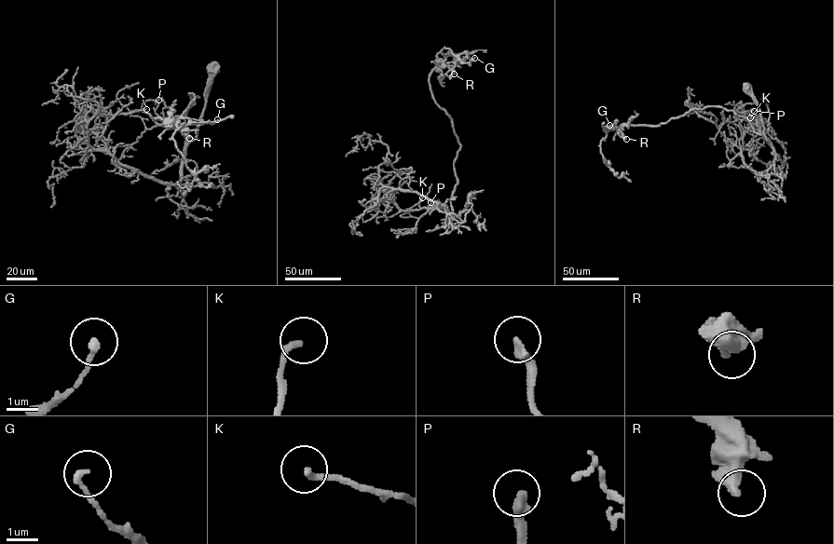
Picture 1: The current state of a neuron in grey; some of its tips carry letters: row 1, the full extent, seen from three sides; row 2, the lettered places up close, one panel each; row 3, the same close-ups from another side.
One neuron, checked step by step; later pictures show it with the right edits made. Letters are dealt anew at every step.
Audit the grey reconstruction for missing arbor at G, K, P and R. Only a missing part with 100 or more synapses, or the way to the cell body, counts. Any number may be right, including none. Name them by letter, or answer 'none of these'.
none of these

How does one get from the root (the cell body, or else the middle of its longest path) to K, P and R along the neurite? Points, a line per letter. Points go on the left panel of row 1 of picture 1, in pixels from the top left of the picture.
K: (212, 68), (204, 112), (194, 139), (188, 142), (177, 129), (159, 125), (145, 113), (128, 113), (146, 109)
P: (212, 68), (204, 112), (194, 139), (188, 142), (177, 129), (161, 124), (163, 121), (155, 112), (158, 100)
R: (212, 68), (194, 139), (184, 138), (192, 93), (198, 97), (181, 115), (156, 118), (182, 128), (189, 138)

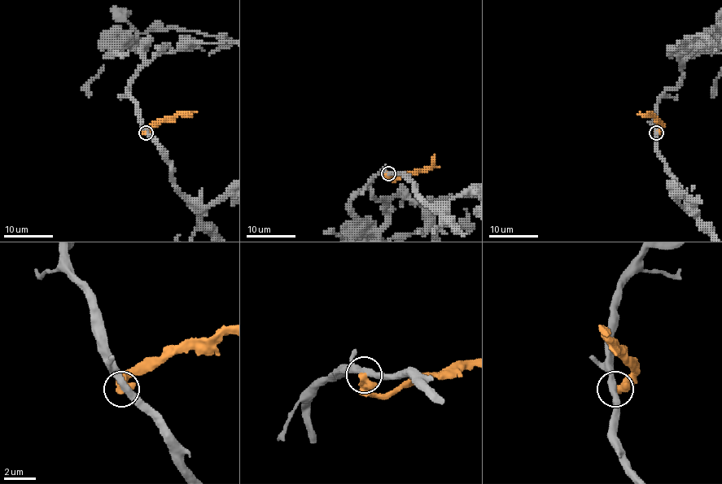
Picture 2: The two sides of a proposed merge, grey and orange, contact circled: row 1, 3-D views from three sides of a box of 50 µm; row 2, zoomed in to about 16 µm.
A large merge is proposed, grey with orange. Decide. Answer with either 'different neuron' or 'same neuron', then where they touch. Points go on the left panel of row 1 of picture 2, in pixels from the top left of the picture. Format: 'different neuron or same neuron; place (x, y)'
different neuron; place (146, 132)

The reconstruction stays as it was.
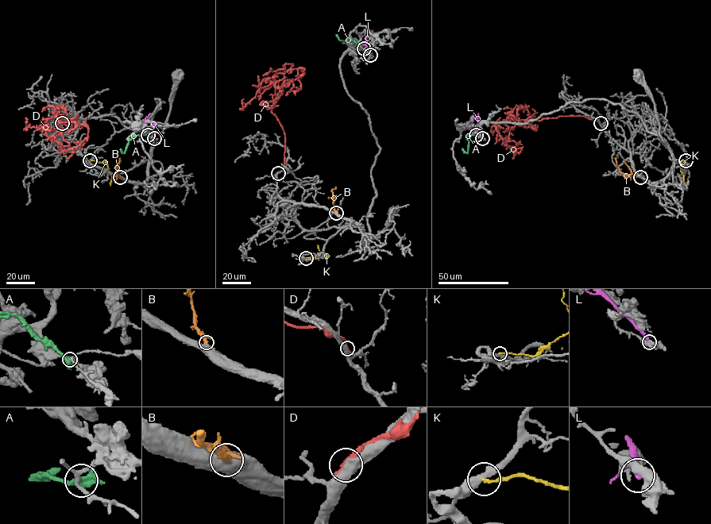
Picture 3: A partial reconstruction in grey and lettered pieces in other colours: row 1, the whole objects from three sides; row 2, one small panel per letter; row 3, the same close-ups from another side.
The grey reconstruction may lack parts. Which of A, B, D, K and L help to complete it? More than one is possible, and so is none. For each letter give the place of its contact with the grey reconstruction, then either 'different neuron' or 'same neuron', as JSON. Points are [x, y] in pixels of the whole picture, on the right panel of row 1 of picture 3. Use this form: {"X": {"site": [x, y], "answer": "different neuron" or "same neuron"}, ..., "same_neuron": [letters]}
{"A": {"site": [476, 135], "answer": "different neuron"}, "B": {"site": [640, 177], "answer": "same neuron"}, "D": {"site": [600, 123], "answer": "different neuron"}, "K": {"site": [685, 160], "answer": "different neuron"}, "L": {"site": [482, 138], "answer": "different neuron"}, "same_neuron": ["B"]}

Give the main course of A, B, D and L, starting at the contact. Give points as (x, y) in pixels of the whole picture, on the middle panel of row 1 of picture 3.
A: (364, 48), (354, 41), (340, 40), (336, 35)
B: (336, 213), (331, 190), (336, 186)
D: (278, 173), (284, 167), (285, 135), (272, 106), (284, 73), (304, 69), (276, 88), (286, 77)
L: (370, 55), (368, 48), (361, 44), (362, 50), (366, 51)

